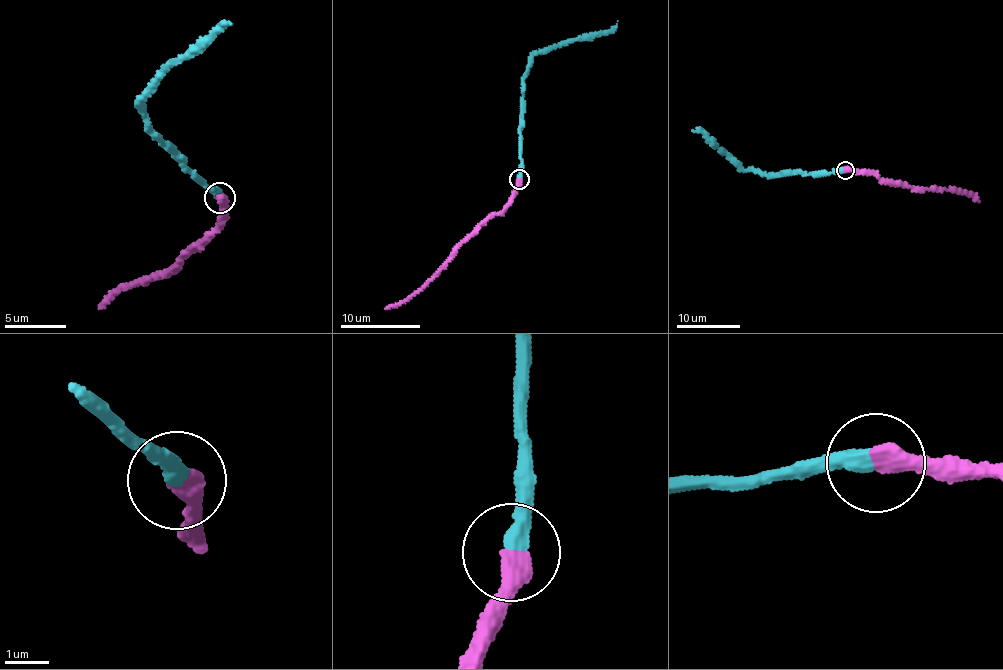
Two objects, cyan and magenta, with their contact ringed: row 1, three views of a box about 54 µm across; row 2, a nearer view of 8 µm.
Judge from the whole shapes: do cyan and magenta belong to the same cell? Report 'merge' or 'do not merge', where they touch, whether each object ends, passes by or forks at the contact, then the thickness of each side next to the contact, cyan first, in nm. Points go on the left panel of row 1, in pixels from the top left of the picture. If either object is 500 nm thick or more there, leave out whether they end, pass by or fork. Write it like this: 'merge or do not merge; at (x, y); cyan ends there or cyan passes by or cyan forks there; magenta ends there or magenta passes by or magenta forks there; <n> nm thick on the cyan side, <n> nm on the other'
merge; at (220, 198); cyan ends there; magenta ends there; 400 nm thick on the cyan side, 460 nm on the other

